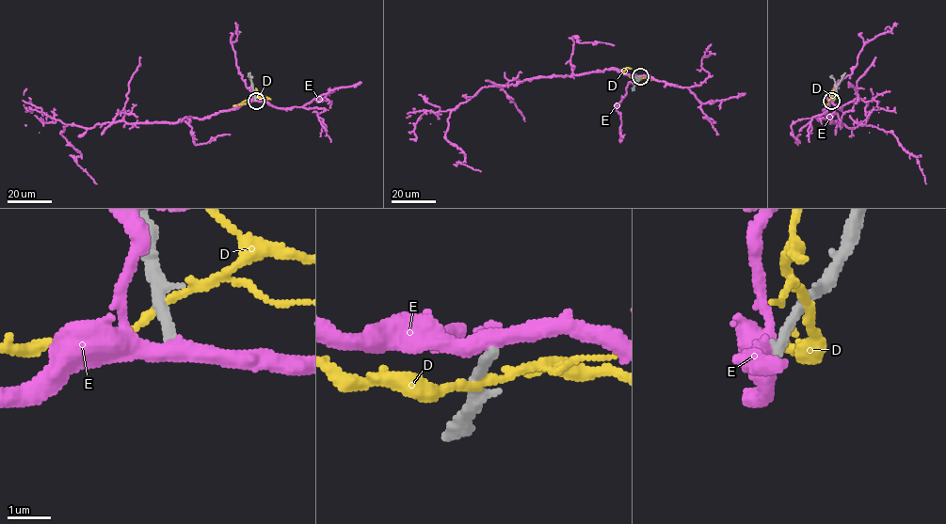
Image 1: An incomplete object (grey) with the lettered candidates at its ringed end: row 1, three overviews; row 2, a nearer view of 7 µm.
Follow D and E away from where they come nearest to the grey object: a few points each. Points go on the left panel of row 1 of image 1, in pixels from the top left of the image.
D: (255, 98), (239, 103), (247, 103)
E: (255, 101), (175, 122), (65, 125), (60, 134), (81, 153), (76, 163), (96, 183)

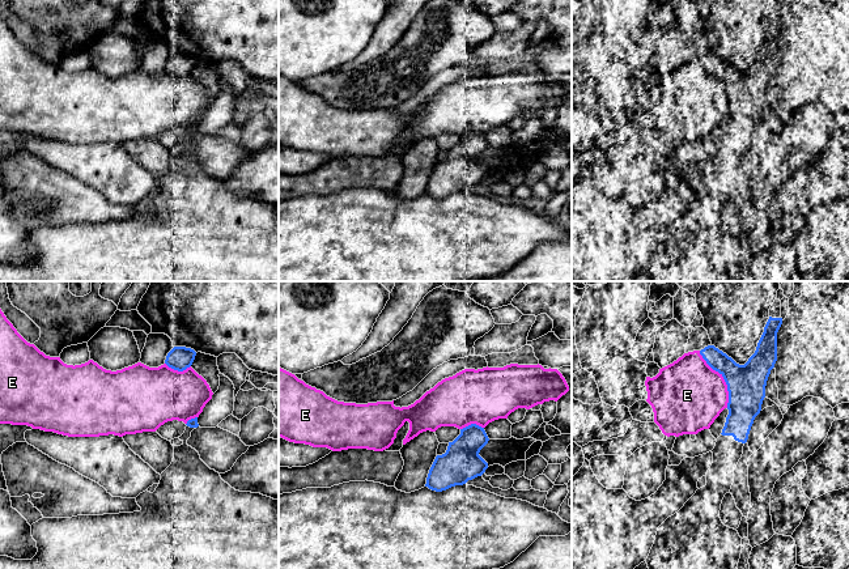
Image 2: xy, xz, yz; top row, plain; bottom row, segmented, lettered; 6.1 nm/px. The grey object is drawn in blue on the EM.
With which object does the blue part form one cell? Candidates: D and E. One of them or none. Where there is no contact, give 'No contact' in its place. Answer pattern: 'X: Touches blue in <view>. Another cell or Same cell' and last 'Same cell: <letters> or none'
D: No contact. Another cell
E: Touches blue in yz. Another cell
Same cell: none

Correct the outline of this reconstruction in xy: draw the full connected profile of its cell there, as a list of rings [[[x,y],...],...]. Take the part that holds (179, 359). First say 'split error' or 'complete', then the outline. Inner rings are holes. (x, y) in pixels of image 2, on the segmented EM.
complete | [[[174,347],[166,356],[165,364],[178,371],[190,368],[195,360],[196,352],[186,347]]]

